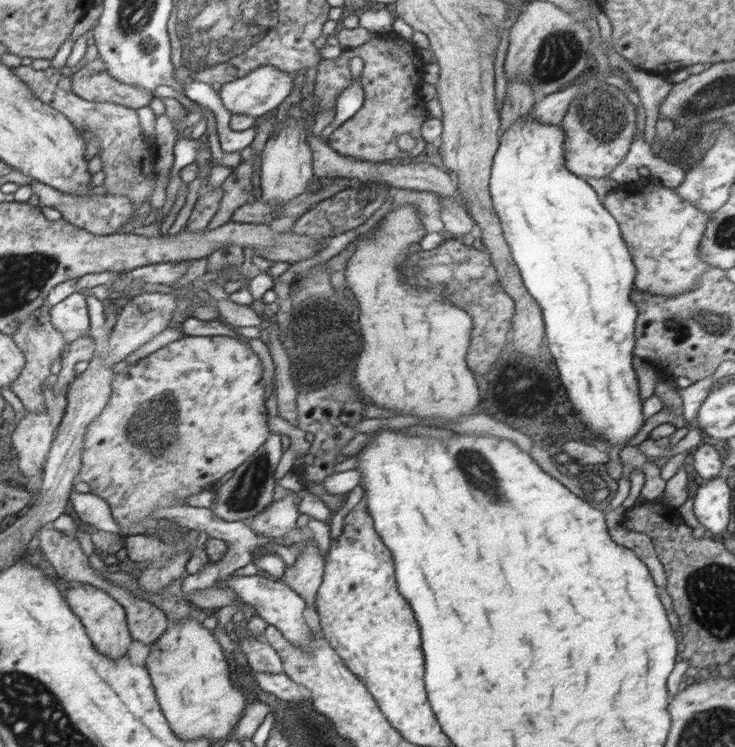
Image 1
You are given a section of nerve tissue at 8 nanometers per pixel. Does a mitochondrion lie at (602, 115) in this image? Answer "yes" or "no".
yes

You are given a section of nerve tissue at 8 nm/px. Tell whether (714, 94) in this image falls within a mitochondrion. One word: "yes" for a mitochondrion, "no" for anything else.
yes

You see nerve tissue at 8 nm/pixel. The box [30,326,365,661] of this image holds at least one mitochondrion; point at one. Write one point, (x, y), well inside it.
(153, 429)

